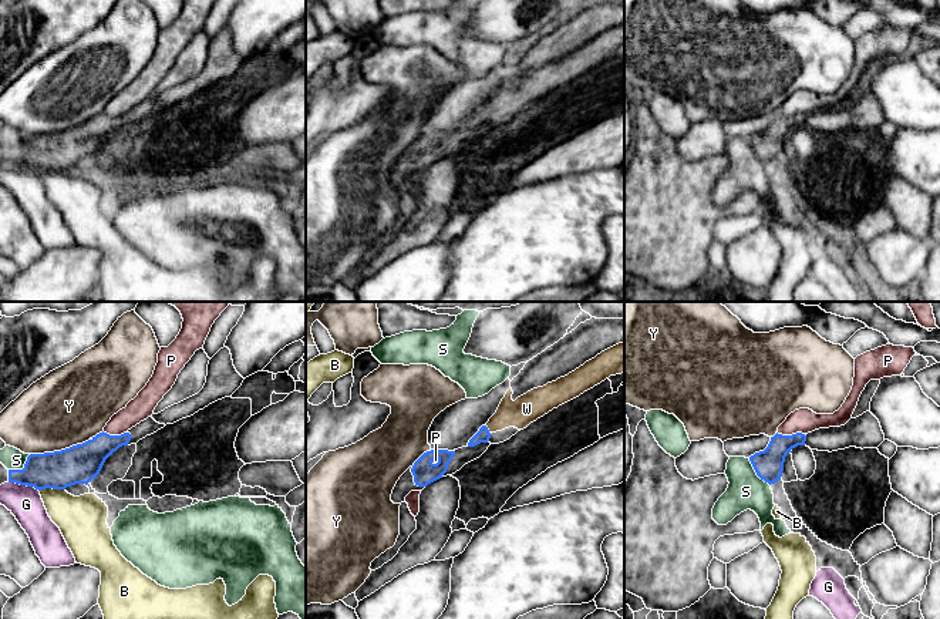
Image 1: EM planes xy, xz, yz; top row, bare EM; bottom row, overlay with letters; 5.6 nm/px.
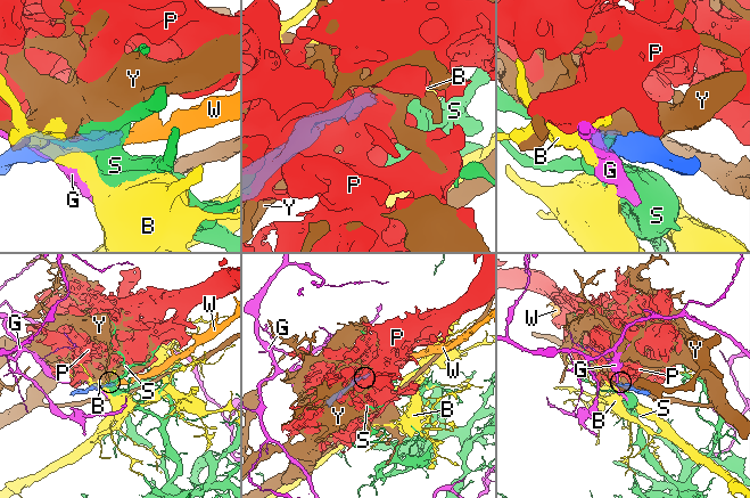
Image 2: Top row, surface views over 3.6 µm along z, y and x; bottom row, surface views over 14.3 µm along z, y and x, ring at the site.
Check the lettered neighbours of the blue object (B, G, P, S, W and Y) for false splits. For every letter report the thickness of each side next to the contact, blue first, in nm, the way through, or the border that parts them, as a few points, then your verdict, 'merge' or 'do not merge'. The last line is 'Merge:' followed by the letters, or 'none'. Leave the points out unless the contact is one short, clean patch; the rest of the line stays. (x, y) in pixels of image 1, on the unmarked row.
B: calibres 220 and 280 nm; border xy (64, 170), (39, 171); do not merge
G: calibres 220 and 190 nm; border xy (9, 162), (33, 167), (39, 172); do not merge
P: calibres 170 and 140 nm; border yz (777, 113), (782, 115), (804, 115); do not merge
S: calibres 170 and 200 nm; do not merge
W: calibres 80 and 160 nm; way xz (482, 117), (488, 111), (509, 94), (526, 90); merge
Y: calibres 220 and 440 nm; do not merge
Merge: W

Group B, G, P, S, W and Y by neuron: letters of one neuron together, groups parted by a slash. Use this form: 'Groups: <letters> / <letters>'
Groups: B / G / P / S / W / Y

